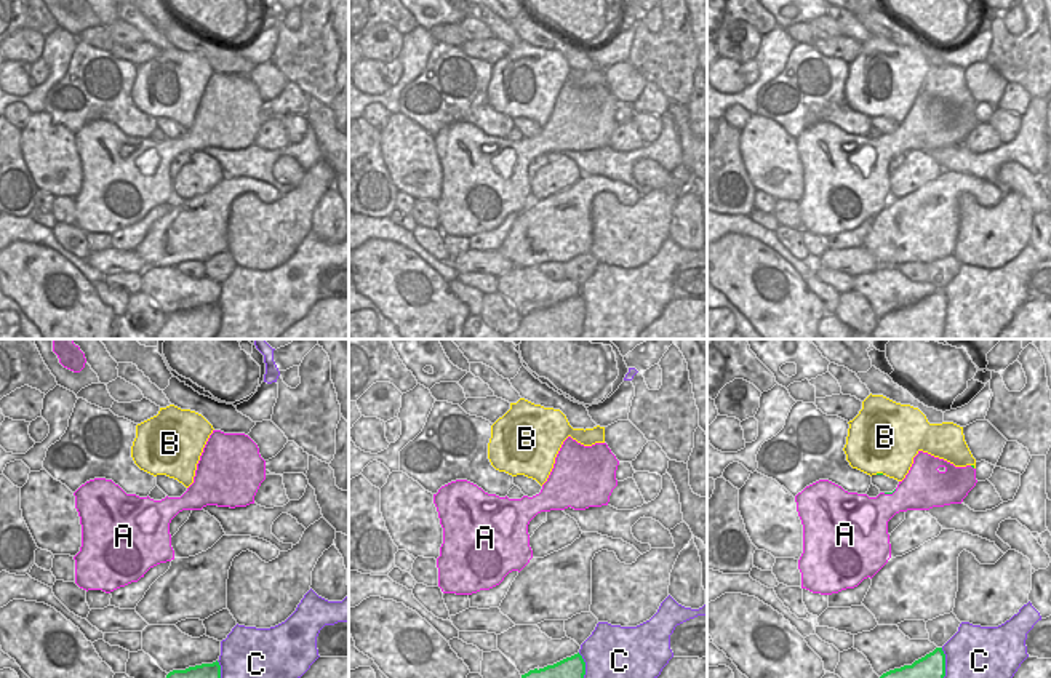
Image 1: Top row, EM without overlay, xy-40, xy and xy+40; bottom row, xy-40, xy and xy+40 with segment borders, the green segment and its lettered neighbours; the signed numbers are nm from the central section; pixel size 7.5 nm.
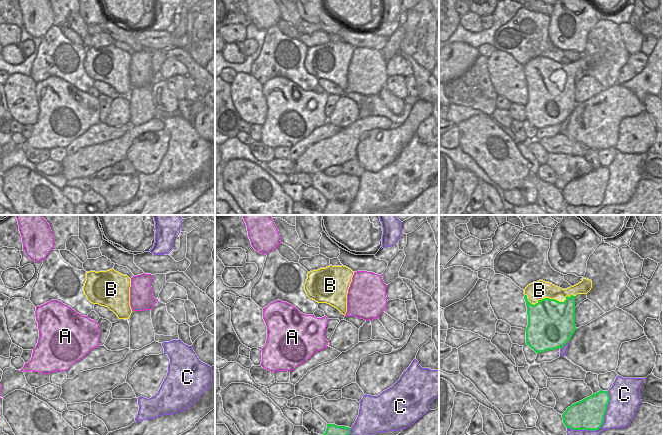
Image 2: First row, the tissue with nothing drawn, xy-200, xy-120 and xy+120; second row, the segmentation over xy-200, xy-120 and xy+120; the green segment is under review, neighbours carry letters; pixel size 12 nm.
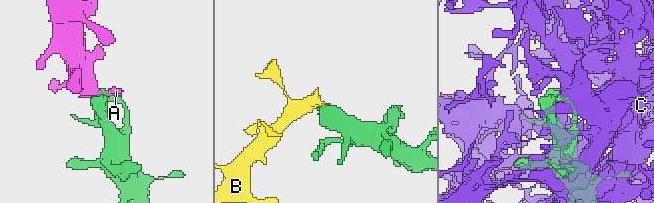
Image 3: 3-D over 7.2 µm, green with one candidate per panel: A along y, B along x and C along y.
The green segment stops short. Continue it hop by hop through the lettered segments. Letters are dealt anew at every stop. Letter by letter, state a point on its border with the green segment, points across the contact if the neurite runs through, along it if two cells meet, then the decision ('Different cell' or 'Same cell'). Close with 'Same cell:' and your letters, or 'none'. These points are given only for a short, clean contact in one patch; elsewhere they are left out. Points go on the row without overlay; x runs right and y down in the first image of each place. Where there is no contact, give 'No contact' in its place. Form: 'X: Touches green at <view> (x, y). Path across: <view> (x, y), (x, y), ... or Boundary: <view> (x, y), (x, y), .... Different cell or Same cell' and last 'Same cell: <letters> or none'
A: Touches green at xy+40 (890, 135). Same cell
B: Touches green at xy+40 (880, 115). Different cell
C: Touches green at xy+40 (944, 314). Different cell
Same cell: A.

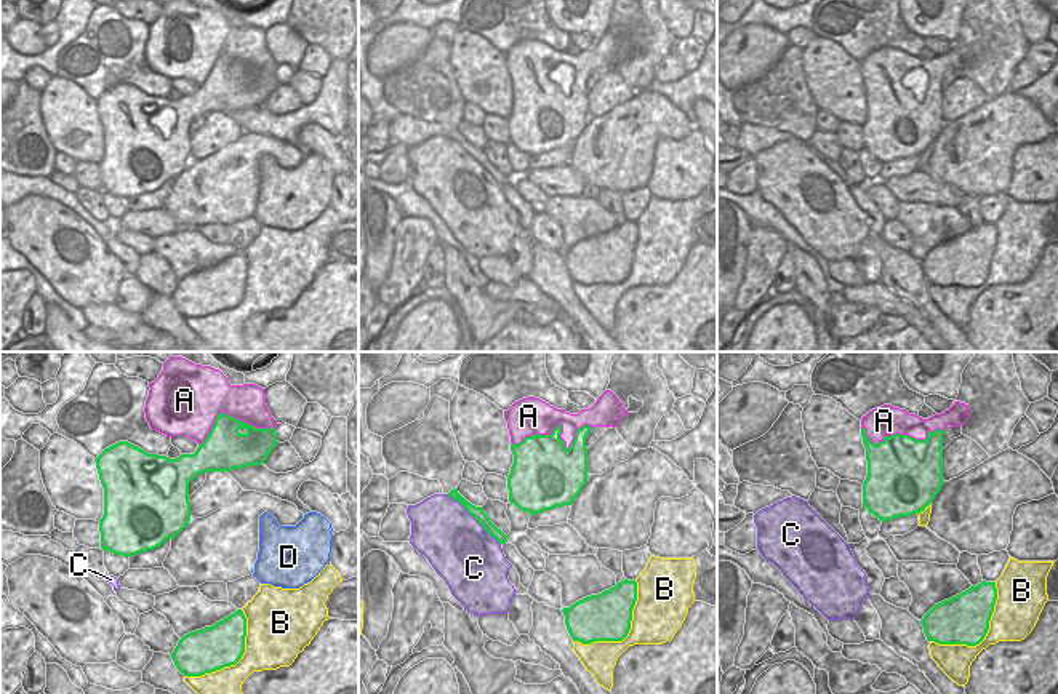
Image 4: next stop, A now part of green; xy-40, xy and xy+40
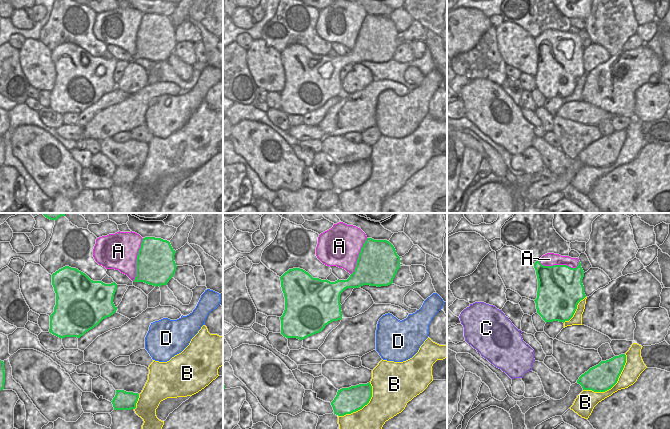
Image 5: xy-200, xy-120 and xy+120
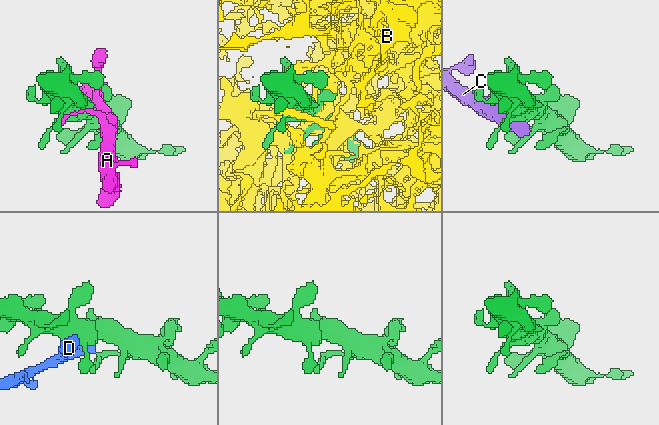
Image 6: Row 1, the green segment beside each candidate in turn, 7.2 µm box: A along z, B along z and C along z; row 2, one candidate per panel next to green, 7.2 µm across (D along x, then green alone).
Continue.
A: Touches green at xy (561, 71). Different cell
B: Touches green at xy+40 (985, 277). Different cell
C: Touches green at xy (472, 157). Different cell
D: No contact. Different cell
Same cell: none.

